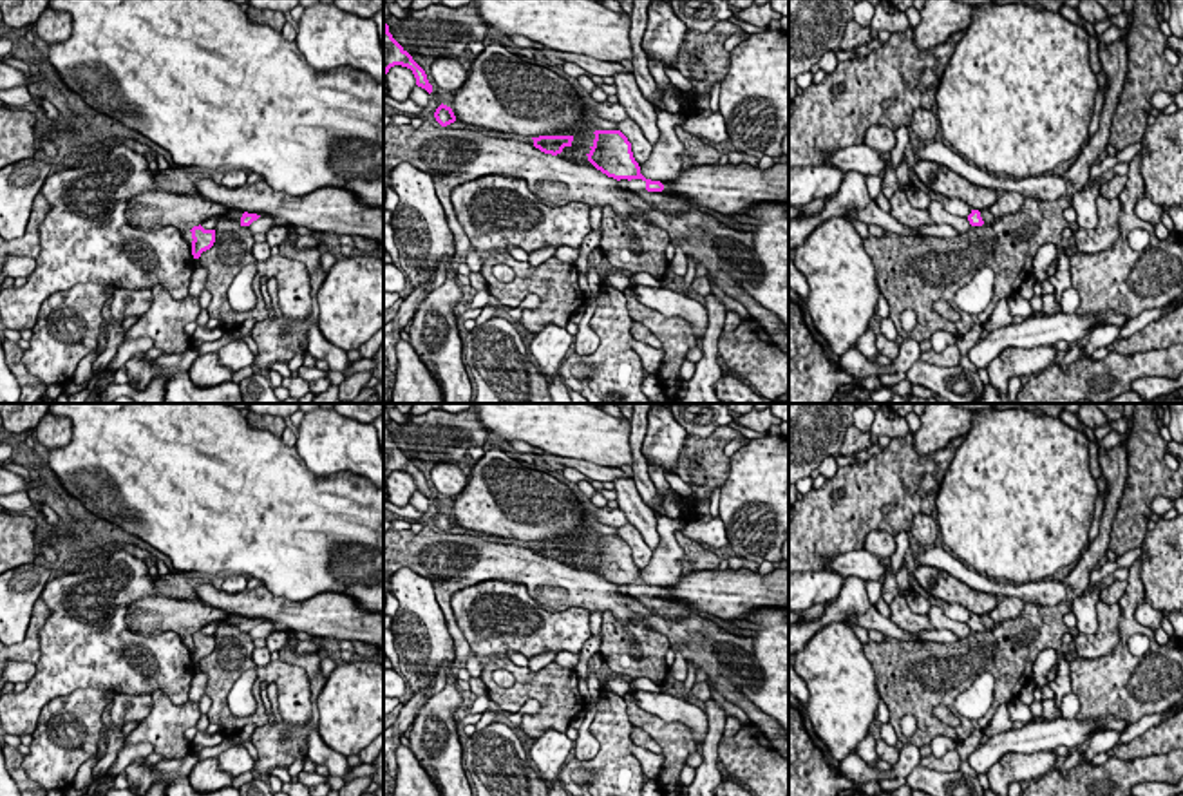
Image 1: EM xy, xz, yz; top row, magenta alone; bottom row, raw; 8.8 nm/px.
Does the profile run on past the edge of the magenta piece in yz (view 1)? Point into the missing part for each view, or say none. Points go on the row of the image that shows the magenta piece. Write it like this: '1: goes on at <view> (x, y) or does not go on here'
1: goes on at yz (986, 216)

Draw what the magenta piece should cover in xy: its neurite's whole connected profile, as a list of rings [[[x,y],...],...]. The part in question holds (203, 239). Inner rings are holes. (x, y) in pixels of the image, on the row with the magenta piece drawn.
[[[201,224],[192,230],[192,255],[199,259],[203,251],[210,250],[215,242],[215,230],[204,230]]]

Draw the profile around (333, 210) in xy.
[[[219,179],[195,183],[197,195],[228,208],[286,219],[329,235],[360,235],[383,244],[383,206],[364,203],[355,192],[326,186],[308,195],[289,195],[273,190],[264,179],[255,185],[226,188]]]

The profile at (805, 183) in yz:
[[[832,165],[792,166],[789,170],[789,206],[803,206],[814,199],[832,197],[845,172]]]

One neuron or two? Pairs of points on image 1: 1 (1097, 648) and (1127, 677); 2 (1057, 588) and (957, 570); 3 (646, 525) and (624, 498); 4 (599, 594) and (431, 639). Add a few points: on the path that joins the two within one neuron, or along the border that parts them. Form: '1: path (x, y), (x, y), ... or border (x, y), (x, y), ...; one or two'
1: border (1120, 615), (1118, 643), (1098, 657), (1078, 659); two
2: path (1031, 590), (1010, 590), (983, 583); one
3: path (643, 518), (632, 505); one
4: border (435, 594), (453, 639), (456, 664); two

